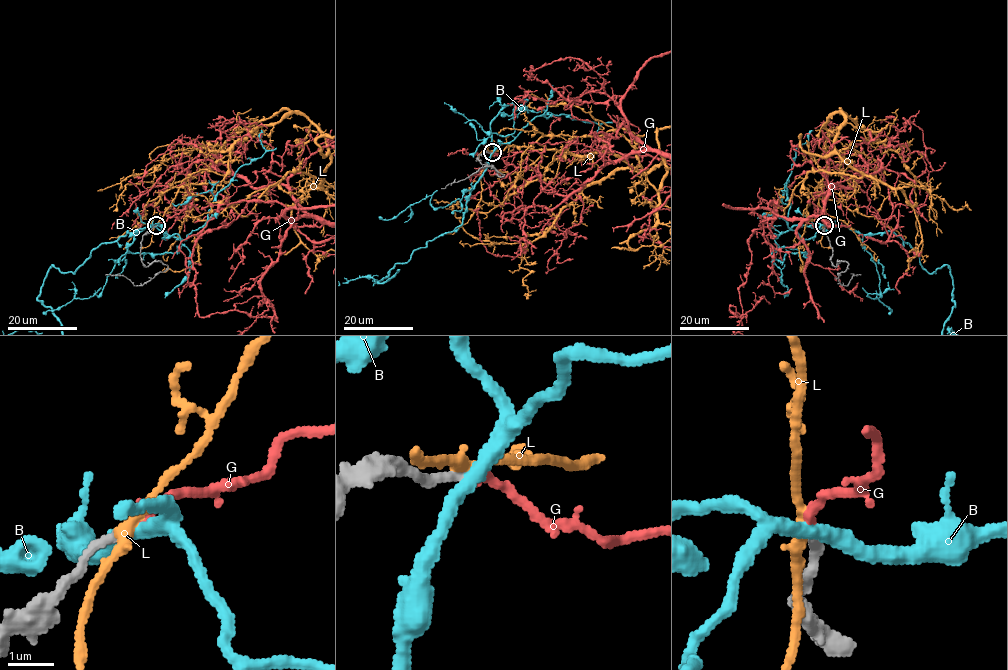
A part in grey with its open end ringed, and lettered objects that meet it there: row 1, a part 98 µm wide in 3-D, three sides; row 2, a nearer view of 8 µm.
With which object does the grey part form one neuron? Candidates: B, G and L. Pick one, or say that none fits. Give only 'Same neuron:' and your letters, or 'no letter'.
Same neuron: G

